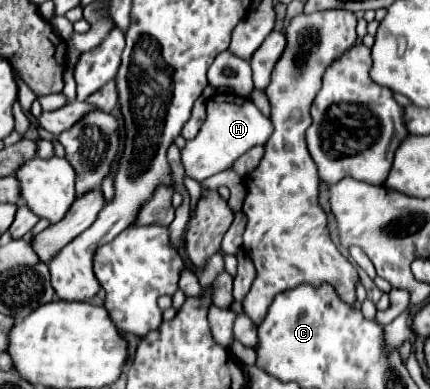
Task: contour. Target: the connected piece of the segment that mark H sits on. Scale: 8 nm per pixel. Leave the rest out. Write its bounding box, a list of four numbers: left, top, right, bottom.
[181,93,271,183]

